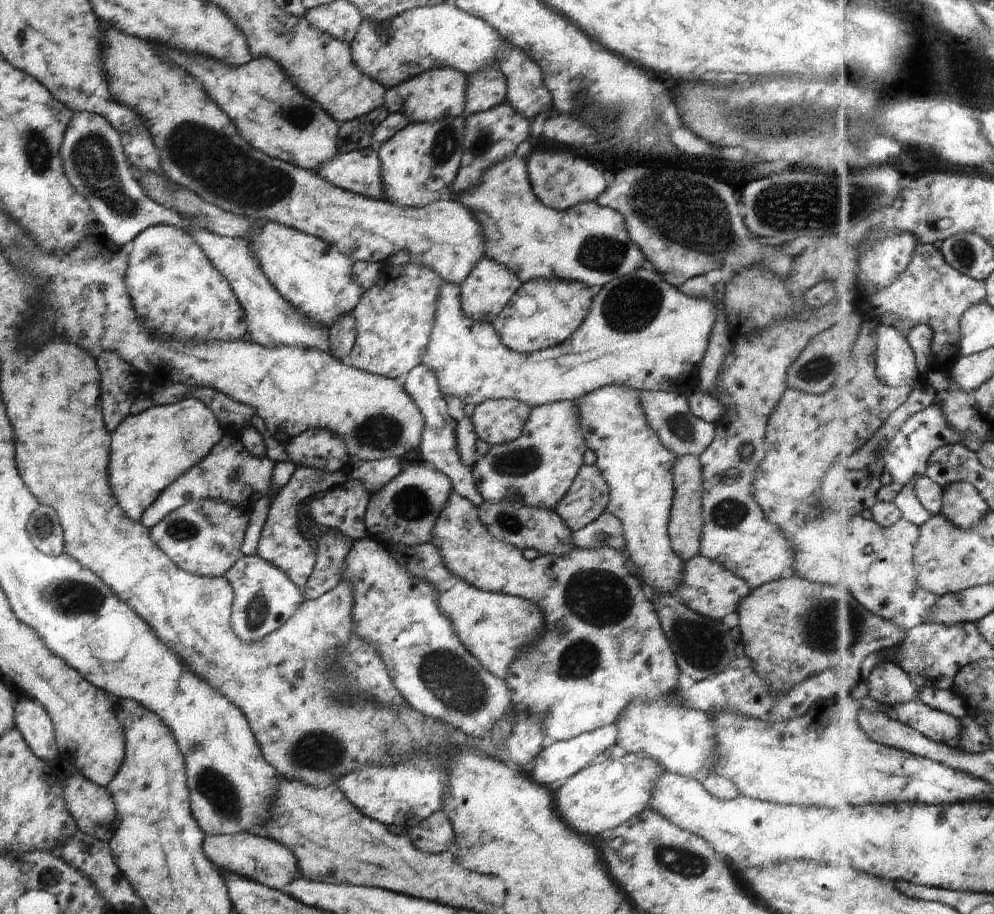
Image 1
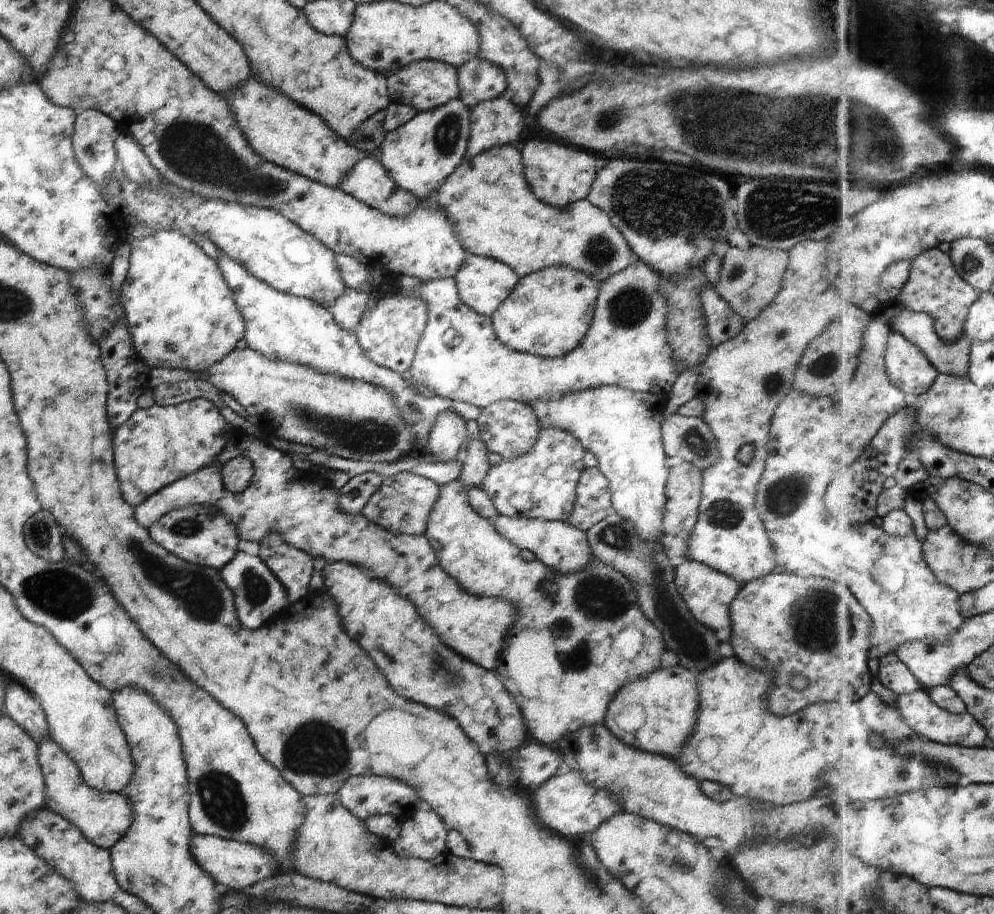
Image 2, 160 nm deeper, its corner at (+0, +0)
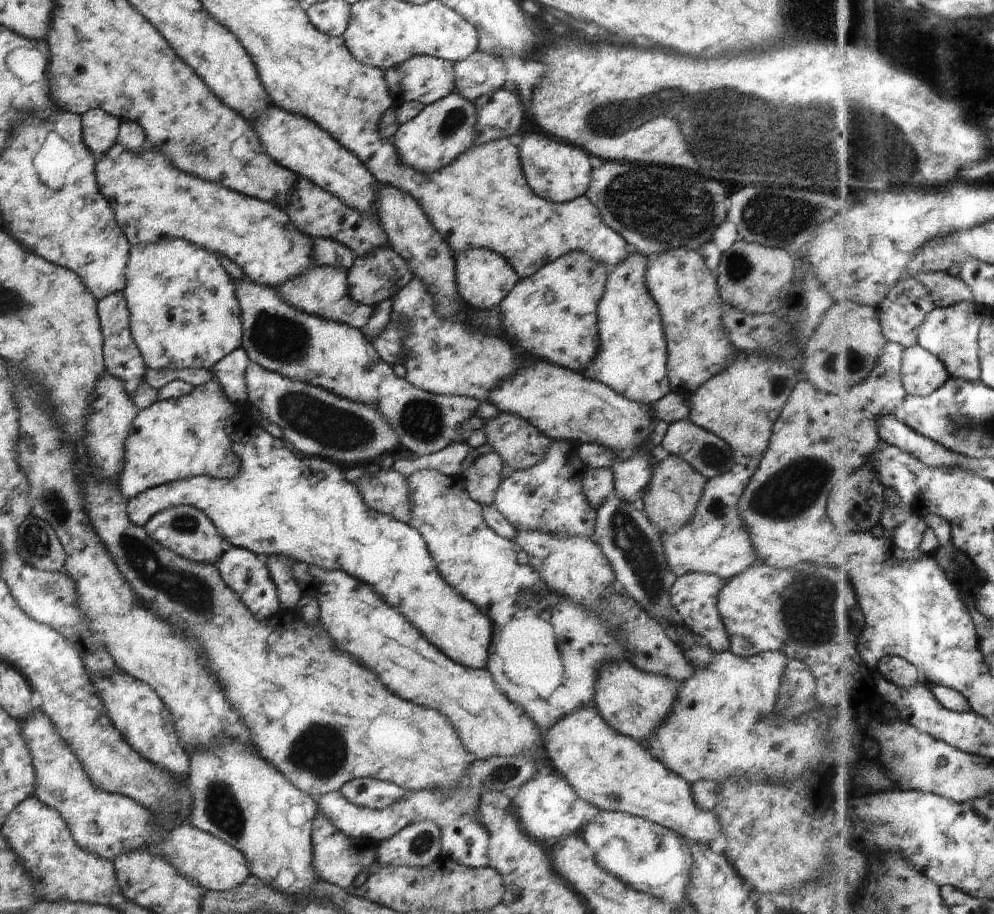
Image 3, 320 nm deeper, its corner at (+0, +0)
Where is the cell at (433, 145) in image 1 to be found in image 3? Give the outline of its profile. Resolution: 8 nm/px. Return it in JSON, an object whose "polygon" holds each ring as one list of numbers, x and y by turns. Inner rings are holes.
{"polygon":[[453,90,446,97,425,105,419,114,416,114,411,120,401,123,392,136,391,144,395,147,401,164,411,167,417,174,435,172,447,166,458,154,461,154,472,144,475,118,476,112,473,102,464,99]]}

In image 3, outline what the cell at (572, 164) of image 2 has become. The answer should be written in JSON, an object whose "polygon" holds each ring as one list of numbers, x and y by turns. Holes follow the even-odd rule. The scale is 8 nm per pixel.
{"polygon":[[539,132,523,134,523,146,516,146,527,186,546,201,567,202,584,195,590,179,589,154,565,141,553,140]]}

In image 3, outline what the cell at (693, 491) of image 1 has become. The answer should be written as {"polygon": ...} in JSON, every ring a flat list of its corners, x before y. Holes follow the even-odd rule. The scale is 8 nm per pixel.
{"polygon":[[668,454,666,458,652,464,646,487,643,487,642,492,639,492,642,494,639,498,640,509,659,532,673,534,694,514,705,483,706,478,703,478,682,458]]}

